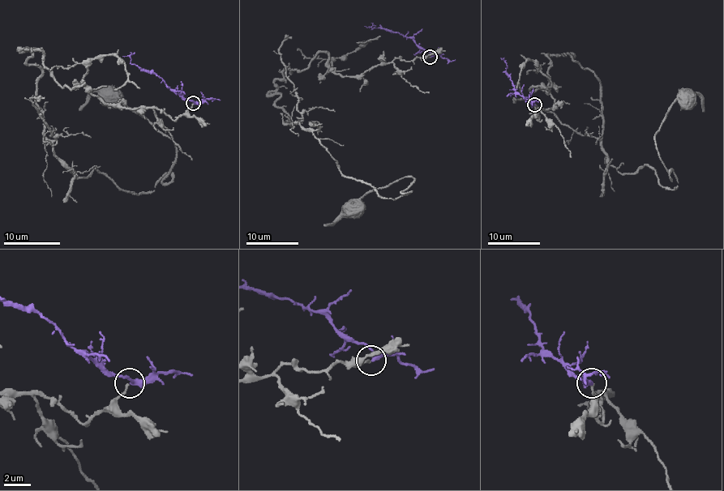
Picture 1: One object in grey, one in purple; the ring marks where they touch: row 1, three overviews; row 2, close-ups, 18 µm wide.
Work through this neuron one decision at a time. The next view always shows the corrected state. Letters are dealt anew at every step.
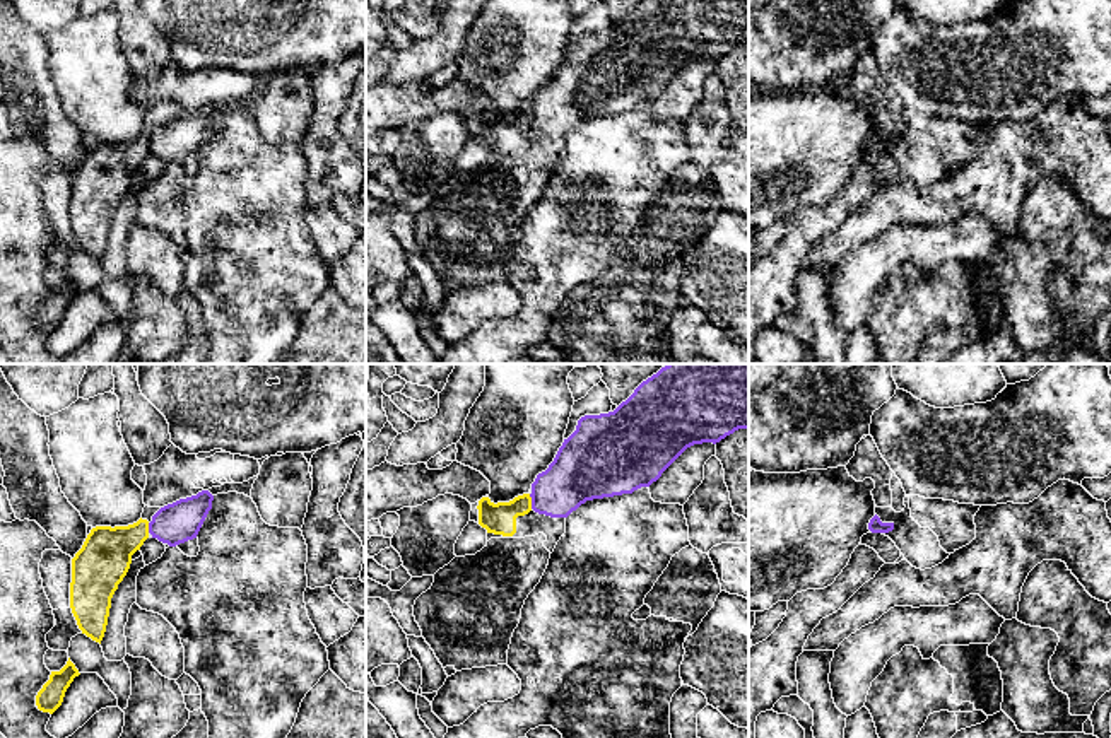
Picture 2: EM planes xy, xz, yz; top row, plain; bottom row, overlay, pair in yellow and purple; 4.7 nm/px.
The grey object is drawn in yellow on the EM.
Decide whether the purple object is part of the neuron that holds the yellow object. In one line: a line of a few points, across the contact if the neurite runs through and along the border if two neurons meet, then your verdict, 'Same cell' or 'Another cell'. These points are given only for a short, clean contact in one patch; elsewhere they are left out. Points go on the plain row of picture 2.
Line: xz (529, 111), (532, 125). Another cell

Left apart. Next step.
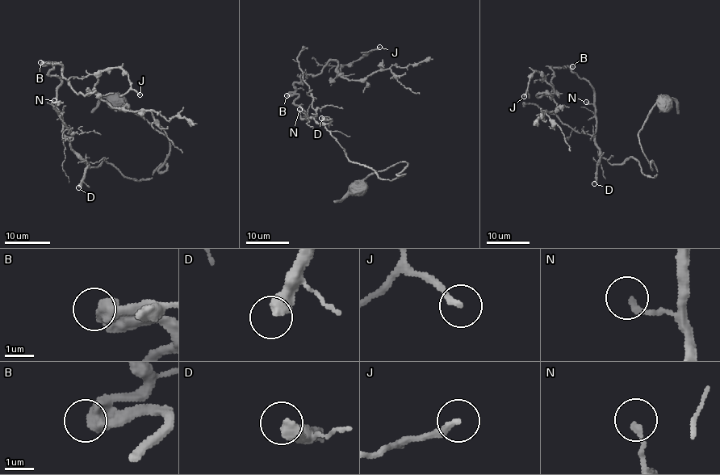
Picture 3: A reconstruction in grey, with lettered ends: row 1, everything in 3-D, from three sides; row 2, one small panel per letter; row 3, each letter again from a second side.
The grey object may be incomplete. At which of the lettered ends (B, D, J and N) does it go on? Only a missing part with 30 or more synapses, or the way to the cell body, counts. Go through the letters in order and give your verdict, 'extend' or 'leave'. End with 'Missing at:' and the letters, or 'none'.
B: leave
D: extend
J: leave
N: leave
Missing at: D

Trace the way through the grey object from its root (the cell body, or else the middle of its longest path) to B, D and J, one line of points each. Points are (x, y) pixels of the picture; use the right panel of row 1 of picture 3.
B: (667, 102), (638, 132), (656, 174), (633, 157), (610, 164), (596, 142), (594, 90), (572, 66)
D: (667, 102), (655, 104), (638, 132), (656, 174), (645, 174), (633, 157), (621, 164), (602, 157), (594, 183)
J: (667, 102), (638, 132), (648, 177), (602, 157), (594, 90), (567, 66), (524, 96)

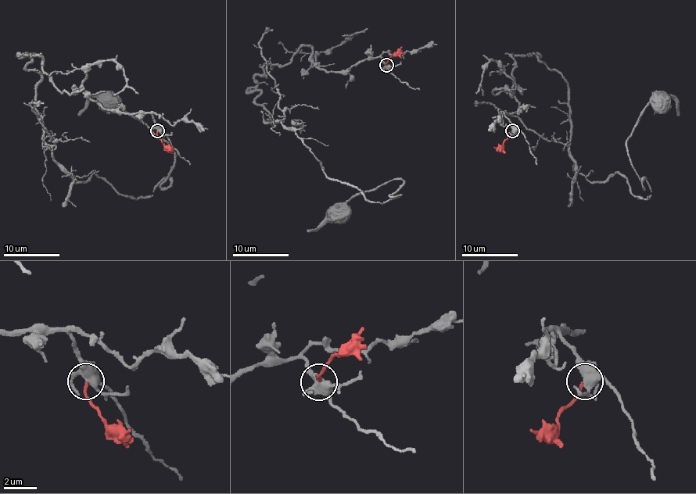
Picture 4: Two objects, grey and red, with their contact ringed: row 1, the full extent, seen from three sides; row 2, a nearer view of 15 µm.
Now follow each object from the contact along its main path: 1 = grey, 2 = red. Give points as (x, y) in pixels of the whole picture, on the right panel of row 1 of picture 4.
1: (512, 131), (518, 102), (493, 91), (533, 54), (567, 85), (574, 167), (646, 198), (626, 141), (664, 100)
2: (512, 131), (501, 145), (494, 146)

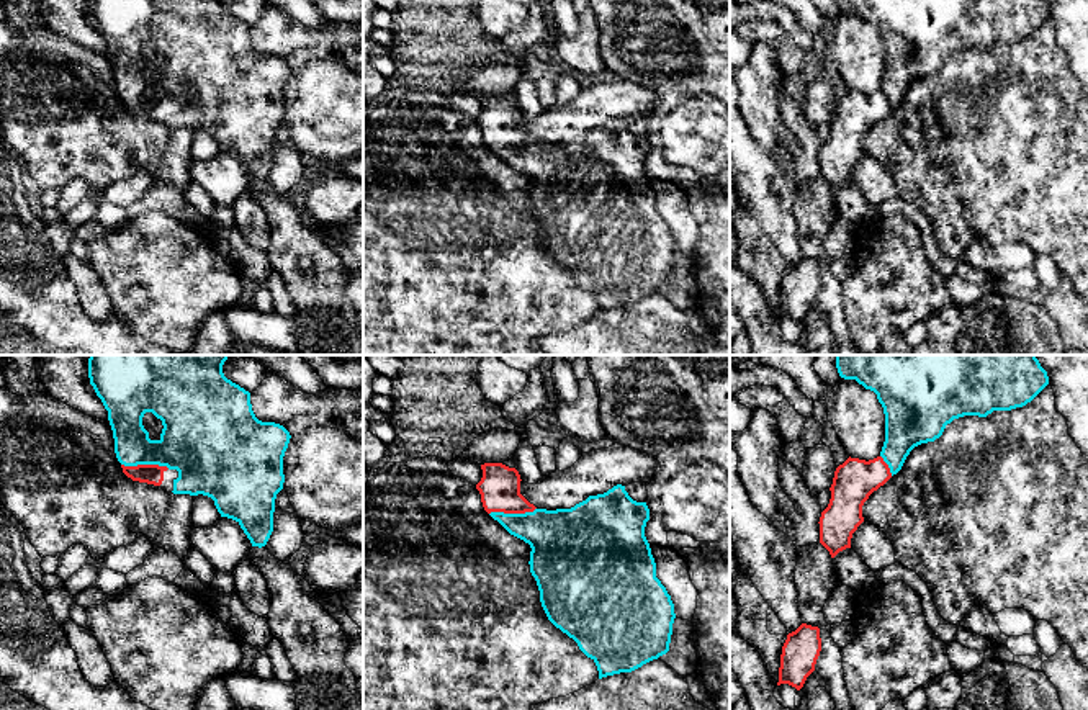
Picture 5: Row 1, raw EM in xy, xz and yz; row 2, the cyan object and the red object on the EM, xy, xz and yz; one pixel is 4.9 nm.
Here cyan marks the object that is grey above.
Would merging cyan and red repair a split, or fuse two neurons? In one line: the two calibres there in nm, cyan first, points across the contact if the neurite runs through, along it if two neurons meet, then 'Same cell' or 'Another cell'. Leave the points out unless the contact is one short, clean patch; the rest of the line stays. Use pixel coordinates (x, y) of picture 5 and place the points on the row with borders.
Thickness 320 nm (cyan) against 100 nm. Path across: xy (192, 442), (146, 463), (144, 473). Same cell

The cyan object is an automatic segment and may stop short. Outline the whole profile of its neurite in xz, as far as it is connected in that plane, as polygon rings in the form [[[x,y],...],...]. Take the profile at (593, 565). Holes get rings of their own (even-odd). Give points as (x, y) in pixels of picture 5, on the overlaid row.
[[[502,463],[481,465],[483,478],[476,484],[484,510],[510,535],[530,545],[530,573],[540,591],[540,602],[548,620],[573,638],[579,649],[591,658],[599,679],[632,672],[669,651],[674,604],[666,587],[656,577],[656,563],[645,527],[650,520],[646,502],[633,501],[625,486],[617,484],[604,494],[589,496],[571,509],[537,509],[520,494],[520,474]]]

